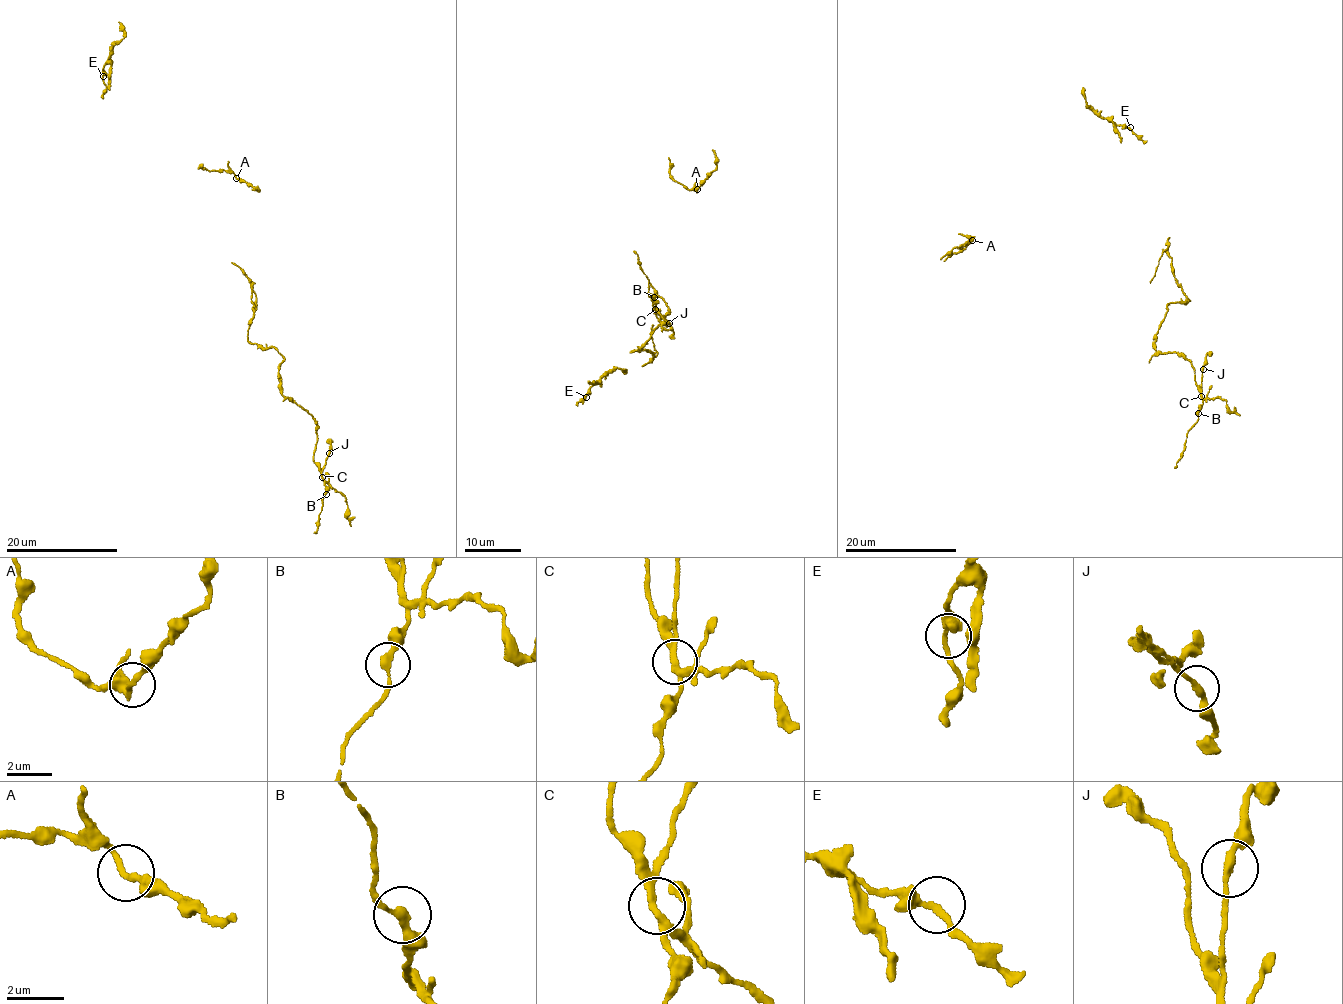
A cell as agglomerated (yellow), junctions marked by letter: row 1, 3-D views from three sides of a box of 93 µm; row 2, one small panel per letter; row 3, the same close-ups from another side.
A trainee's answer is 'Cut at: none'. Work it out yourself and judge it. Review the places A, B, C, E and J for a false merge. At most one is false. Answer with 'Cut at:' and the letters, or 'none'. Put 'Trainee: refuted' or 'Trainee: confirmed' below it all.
Cut at: C
Trainee: refuted

